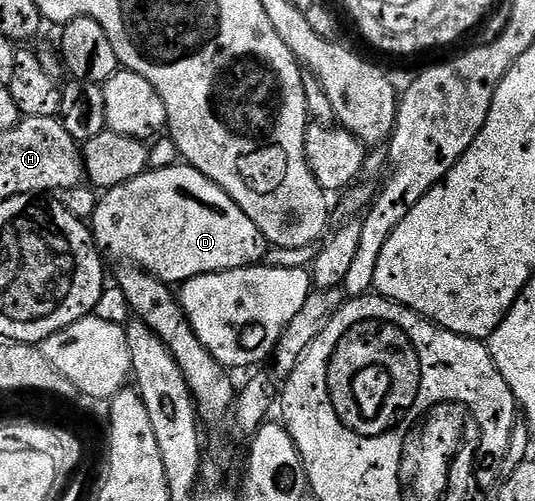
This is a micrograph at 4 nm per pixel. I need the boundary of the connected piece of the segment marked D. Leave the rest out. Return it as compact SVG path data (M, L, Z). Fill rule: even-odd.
M186 163L161 169L148 169L136 179L106 190L99 199L89 225L96 248L136 268L146 270L170 285L182 285L195 276L235 270L260 264L269 248L265 235L245 211L217 183Z

